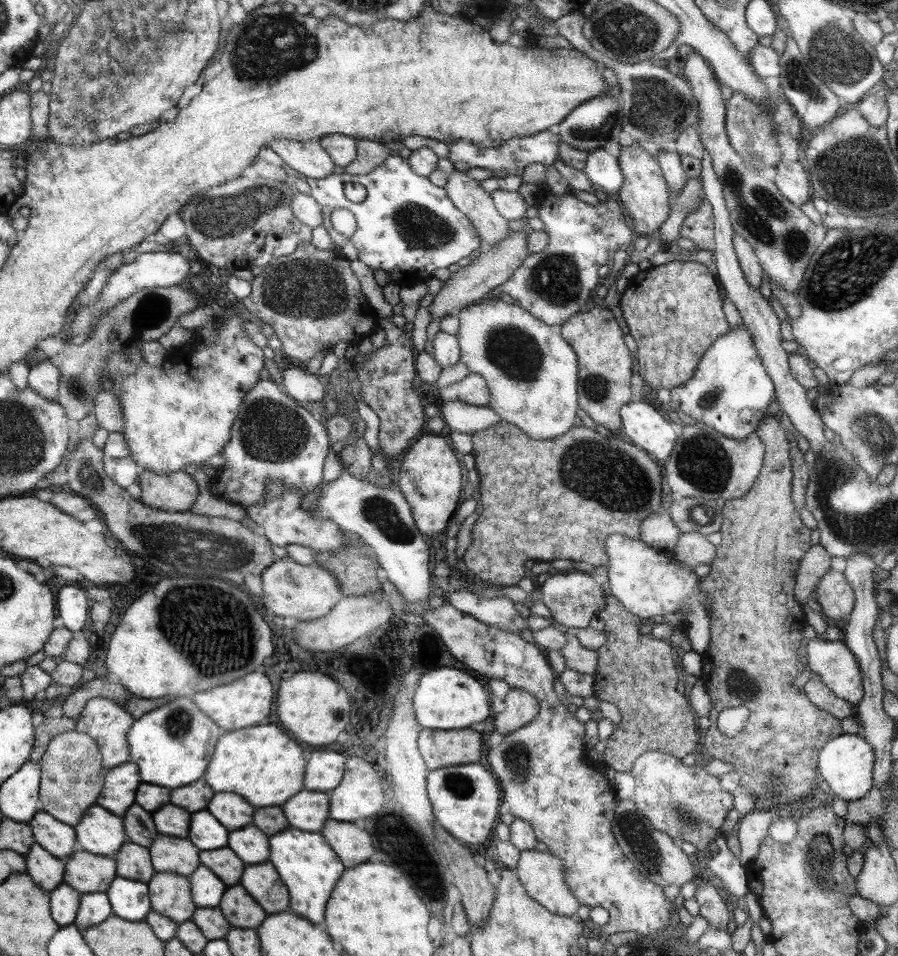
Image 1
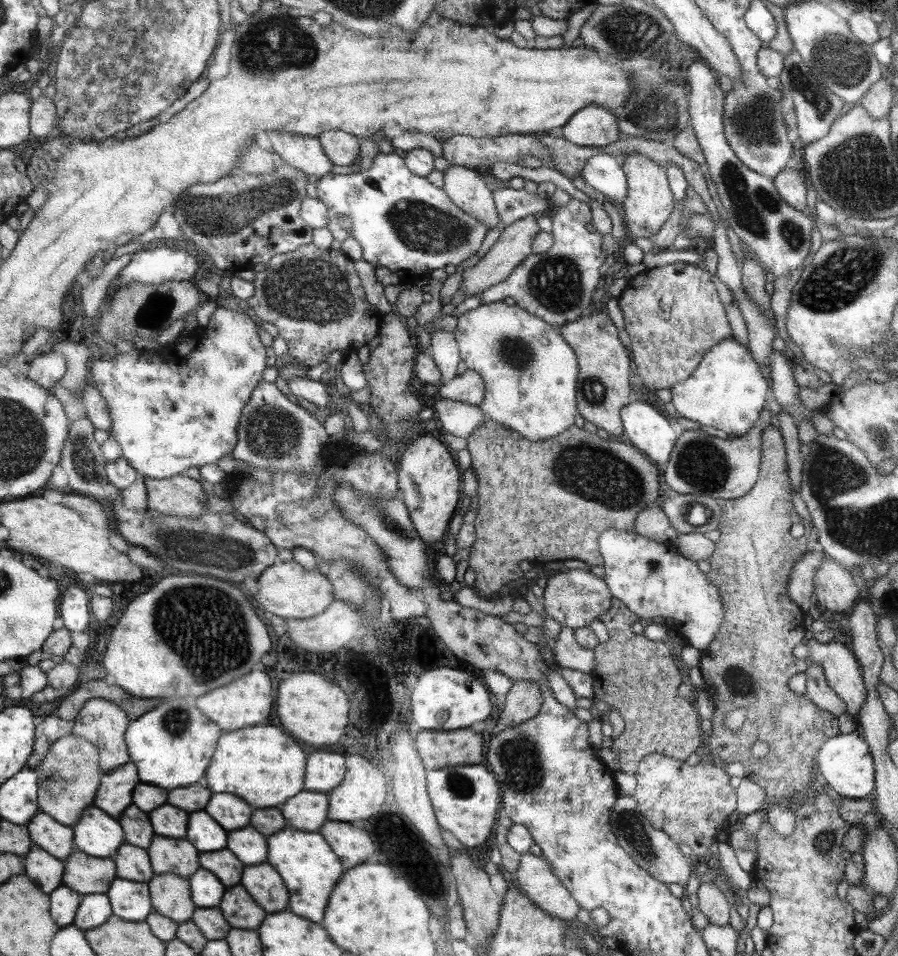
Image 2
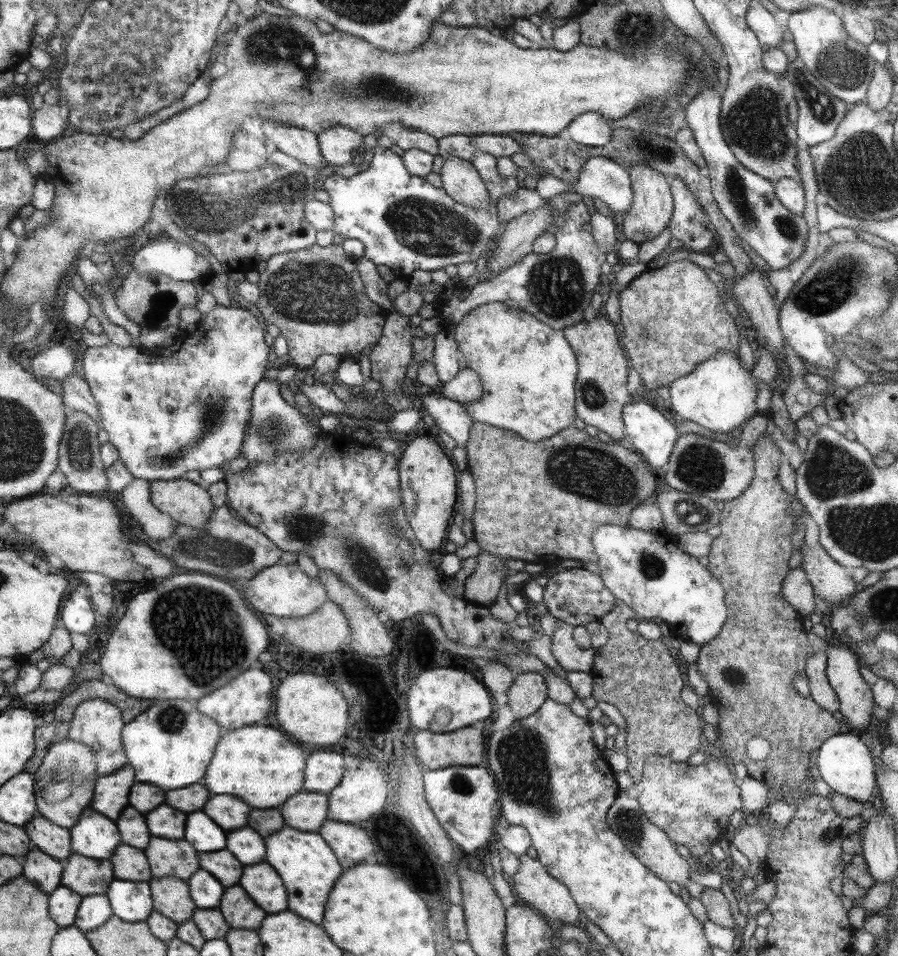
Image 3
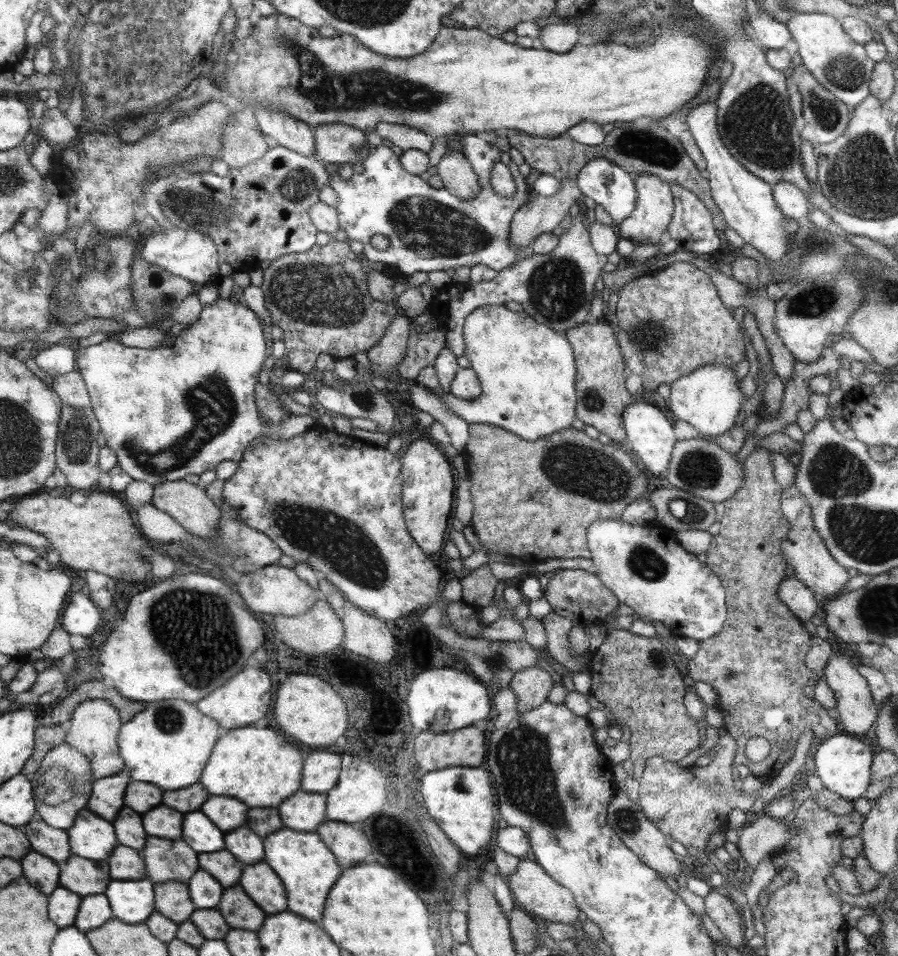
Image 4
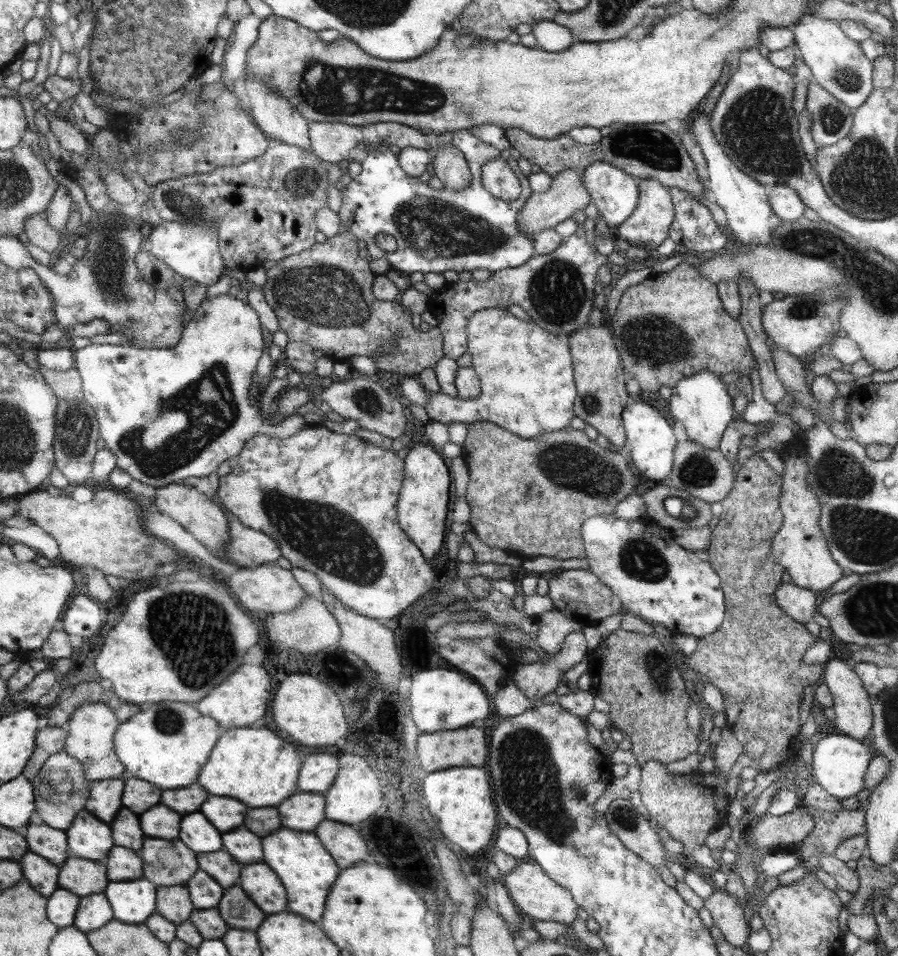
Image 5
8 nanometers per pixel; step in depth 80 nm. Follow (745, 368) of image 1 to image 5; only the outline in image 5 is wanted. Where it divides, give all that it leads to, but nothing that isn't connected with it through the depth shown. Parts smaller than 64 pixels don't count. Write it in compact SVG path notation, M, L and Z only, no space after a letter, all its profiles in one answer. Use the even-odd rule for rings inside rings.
M705 371L697 372L675 383L670 390L671 394L667 401L669 414L675 422L681 423L687 440L708 449L717 449L727 425L733 418L733 400L727 394L727 386L720 375Z

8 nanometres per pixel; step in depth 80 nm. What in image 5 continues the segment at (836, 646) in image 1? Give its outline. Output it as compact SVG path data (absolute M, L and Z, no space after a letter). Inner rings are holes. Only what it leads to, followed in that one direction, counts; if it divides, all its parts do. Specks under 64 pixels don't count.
M830 658L824 663L824 667L822 683L827 686L832 696L831 708L835 715L833 724L836 724L836 729L841 735L855 737L857 740L868 739L873 718L871 696L864 689L858 674L840 659Z

